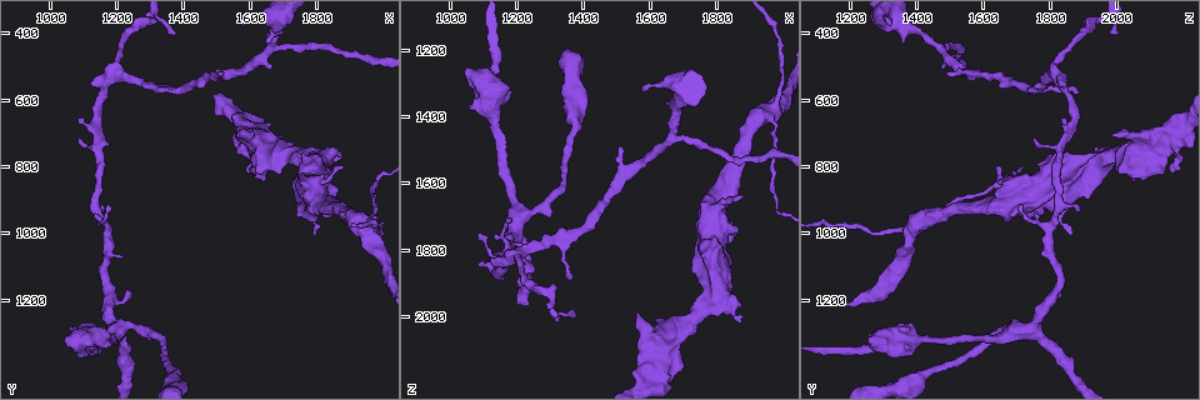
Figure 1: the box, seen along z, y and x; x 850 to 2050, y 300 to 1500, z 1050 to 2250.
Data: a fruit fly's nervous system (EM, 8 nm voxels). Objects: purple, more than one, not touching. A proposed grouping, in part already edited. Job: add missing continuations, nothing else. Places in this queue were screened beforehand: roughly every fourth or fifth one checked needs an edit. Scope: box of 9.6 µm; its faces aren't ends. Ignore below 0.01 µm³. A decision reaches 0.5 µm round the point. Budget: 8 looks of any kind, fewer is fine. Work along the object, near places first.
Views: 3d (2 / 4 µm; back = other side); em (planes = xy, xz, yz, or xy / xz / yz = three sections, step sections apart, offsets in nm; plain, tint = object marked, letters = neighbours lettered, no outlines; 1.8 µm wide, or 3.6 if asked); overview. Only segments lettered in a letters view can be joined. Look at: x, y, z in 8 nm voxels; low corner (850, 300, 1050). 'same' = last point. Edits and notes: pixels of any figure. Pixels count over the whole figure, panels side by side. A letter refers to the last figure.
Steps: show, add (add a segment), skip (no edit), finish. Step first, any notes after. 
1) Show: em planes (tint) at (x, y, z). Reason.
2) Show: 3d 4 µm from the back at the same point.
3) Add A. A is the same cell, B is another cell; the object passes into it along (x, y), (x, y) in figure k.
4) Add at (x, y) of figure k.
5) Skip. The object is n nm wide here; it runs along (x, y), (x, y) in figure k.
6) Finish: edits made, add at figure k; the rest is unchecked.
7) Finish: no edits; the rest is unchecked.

Show: em planes (plain) at (1170, 920, 1710). Branch stops here.

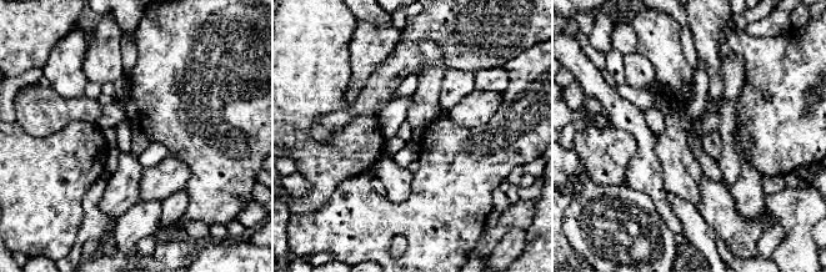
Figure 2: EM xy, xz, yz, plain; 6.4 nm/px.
Show: em planes (letters) at the same point.

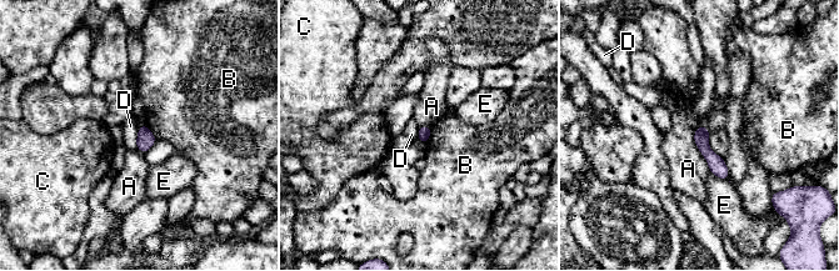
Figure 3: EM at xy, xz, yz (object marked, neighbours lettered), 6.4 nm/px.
Skip. A, B, C, D and E are other cells; a border runs along (140, 125), (136, 133), (135, 147) in figure 3; none of them fits.

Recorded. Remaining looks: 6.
Show: 3d 2 µm at (1370, 400, 2000). Thin end.

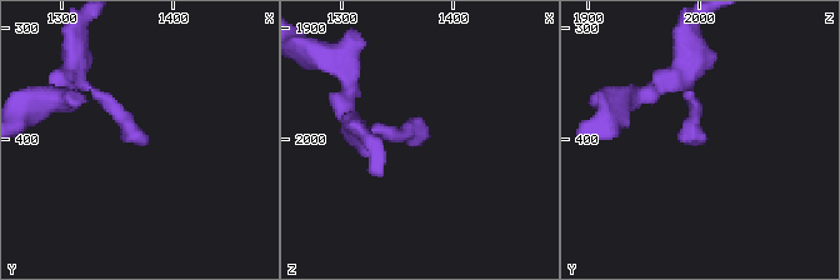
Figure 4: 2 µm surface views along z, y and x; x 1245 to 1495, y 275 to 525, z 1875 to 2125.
Show: em yz step 8 (letters) at (1368, 406, 2002).

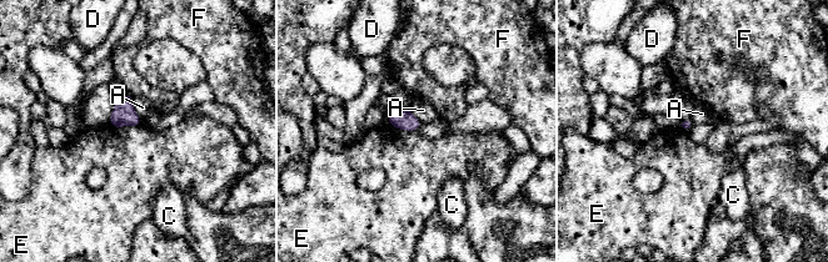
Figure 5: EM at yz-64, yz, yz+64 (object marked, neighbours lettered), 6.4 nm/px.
Skip. A, C, D, E and F are other cells; a border runs along (109, 124), (113, 126), (140, 125) in figure 5; no lettered segment goes on from it.

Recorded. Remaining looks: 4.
Show: 3d 2 µm at (1670, 450, 1470). Branch point.

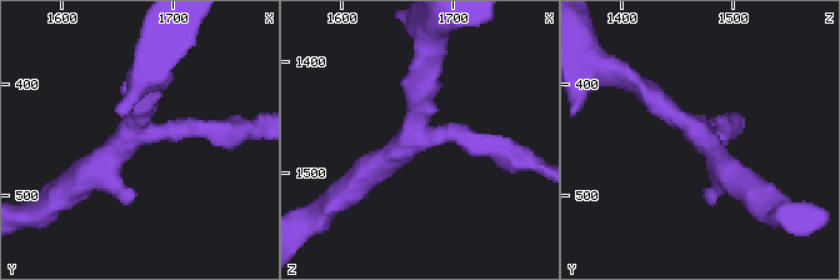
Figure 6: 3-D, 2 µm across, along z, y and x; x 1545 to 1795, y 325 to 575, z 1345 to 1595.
Show: em 3.6 µm planes (tint) at (1668, 442, 1466). Now the EM.

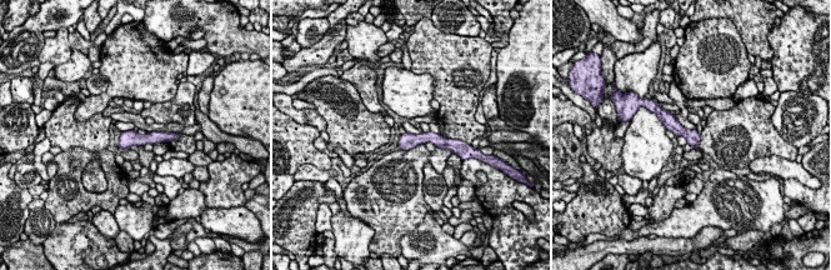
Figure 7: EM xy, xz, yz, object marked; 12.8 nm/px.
Show: em 3.6 µm planes (letters) at the same point.

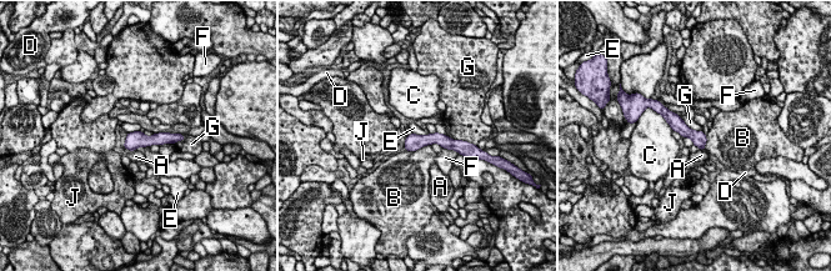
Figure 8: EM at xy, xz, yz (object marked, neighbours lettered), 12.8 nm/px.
Skip. The object is 190 nm wide here; A, B, C, D, E, F, G and J are other cells; it runs along (174, 139), (134, 140), (128, 145) in figure 8; no lettered segment goes on from it.

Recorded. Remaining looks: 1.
Finish: no edits; the rest is unchecked.

